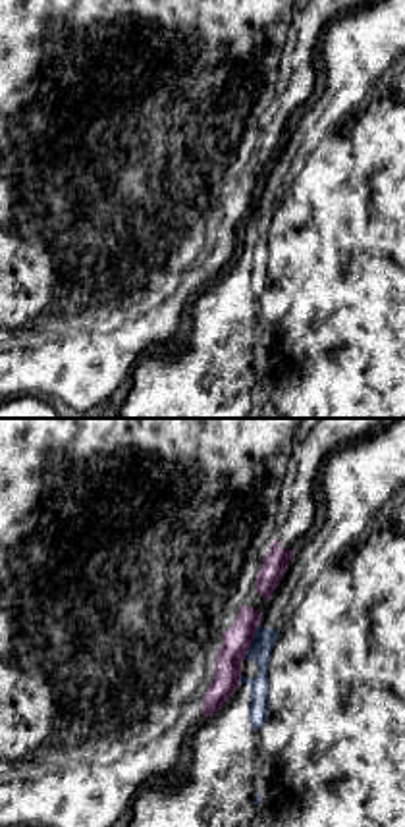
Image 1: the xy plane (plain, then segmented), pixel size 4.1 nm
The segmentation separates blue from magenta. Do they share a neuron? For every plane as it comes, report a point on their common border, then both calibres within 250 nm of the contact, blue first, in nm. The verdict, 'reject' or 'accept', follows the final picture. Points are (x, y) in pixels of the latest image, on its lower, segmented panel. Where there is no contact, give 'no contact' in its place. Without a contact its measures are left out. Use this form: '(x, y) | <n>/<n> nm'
(253, 640) | 90/120 nm

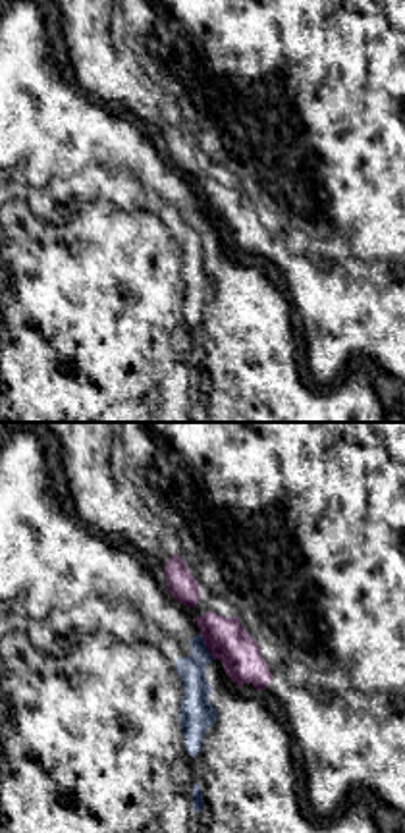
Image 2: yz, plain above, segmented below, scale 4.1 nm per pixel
(205, 646) | 120/170 nm

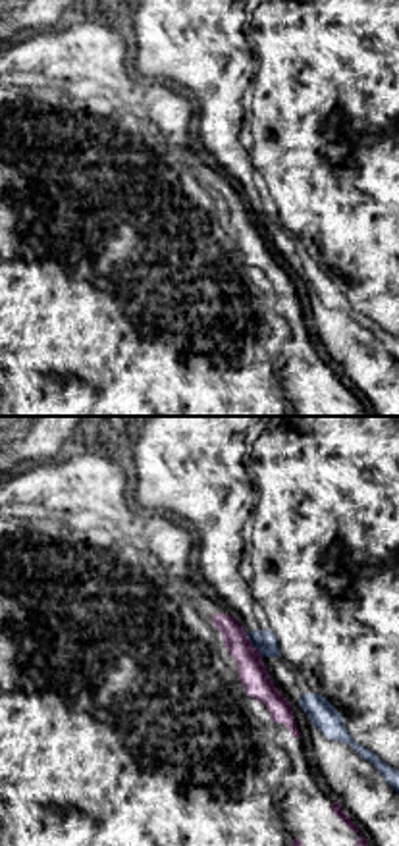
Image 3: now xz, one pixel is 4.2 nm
(253, 644) | 100/120 nm

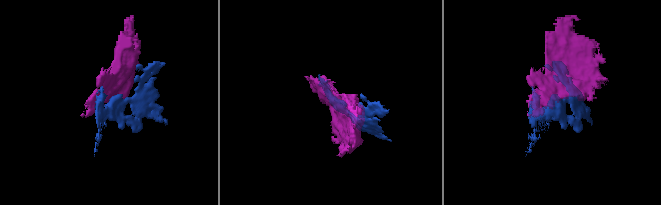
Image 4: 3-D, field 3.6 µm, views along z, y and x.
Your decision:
reject

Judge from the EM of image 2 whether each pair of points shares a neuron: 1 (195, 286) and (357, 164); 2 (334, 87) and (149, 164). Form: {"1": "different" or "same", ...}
{"1": "different", "2": "different"}

